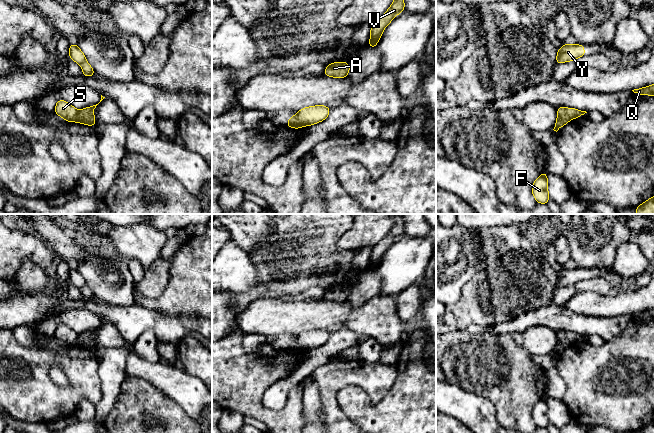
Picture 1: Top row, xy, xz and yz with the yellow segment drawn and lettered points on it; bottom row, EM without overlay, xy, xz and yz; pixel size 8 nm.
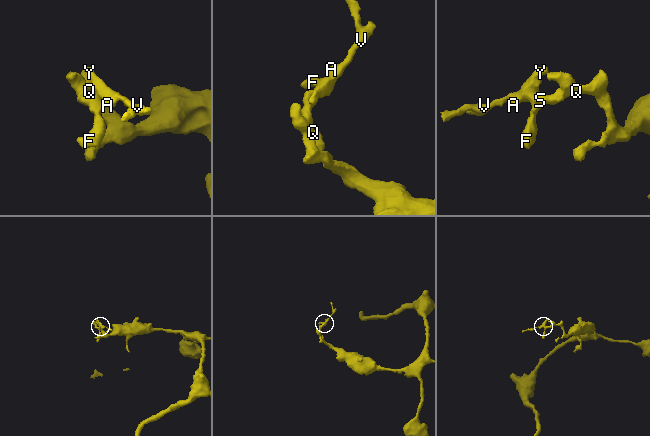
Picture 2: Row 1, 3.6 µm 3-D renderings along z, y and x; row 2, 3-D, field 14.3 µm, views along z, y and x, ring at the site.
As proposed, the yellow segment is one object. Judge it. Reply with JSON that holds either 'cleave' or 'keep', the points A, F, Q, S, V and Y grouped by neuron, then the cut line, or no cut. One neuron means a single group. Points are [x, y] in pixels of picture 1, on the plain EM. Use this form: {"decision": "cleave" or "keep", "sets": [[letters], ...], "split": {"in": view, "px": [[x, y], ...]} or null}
{"decision": "cleave", "sets": [["A", "F", "V", "Y"], ["Q", "S"]], "split": {"in": "xz", "px": [[296, 338], [297, 344], [303, 349]]}}

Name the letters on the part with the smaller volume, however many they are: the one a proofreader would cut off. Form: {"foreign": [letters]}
{"foreign": ["A", "F", "V", "Y"]}

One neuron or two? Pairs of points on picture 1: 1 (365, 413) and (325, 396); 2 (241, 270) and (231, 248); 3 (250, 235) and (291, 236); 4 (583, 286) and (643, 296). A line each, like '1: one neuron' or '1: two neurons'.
1: two neurons
2: one neuron
3: two neurons
4: two neurons

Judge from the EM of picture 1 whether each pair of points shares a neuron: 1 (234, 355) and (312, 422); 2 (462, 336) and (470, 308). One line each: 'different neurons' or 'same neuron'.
1: different neurons
2: different neurons

